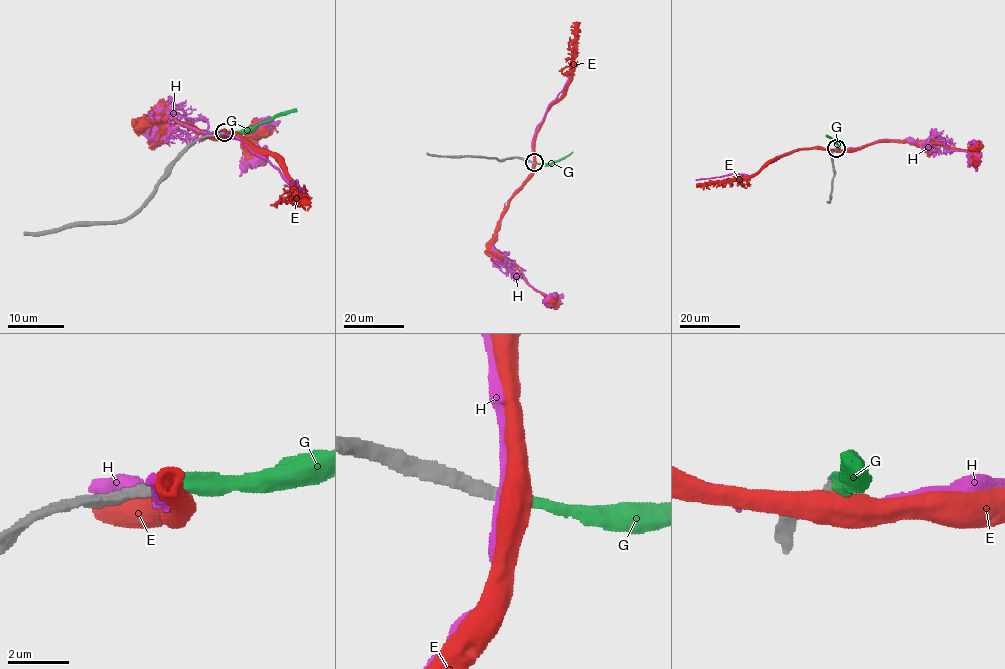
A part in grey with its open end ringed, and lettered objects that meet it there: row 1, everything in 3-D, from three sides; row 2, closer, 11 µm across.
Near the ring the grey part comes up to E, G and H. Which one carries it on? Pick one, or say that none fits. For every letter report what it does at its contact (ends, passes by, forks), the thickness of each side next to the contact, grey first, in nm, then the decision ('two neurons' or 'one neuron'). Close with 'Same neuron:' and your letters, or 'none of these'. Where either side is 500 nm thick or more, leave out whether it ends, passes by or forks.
E: 400 nm thick on the grey side, 550 nm on the other; two neurons
G: it ends there; 400 nm thick on the grey side, 360 nm on the other; one neuron
H: it passes by; 460 nm thick on the grey side, 280 nm on the other; two neurons
Same neuron: G

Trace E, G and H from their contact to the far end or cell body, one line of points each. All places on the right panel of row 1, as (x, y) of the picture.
E: (837, 148), (864, 148), (877, 141), (942, 143), (964, 150), (977, 148)
G: (836, 148), (836, 143), (825, 136)
H: (836, 149), (930, 137), (943, 140), (945, 152), (965, 151), (977, 162), (965, 154)

